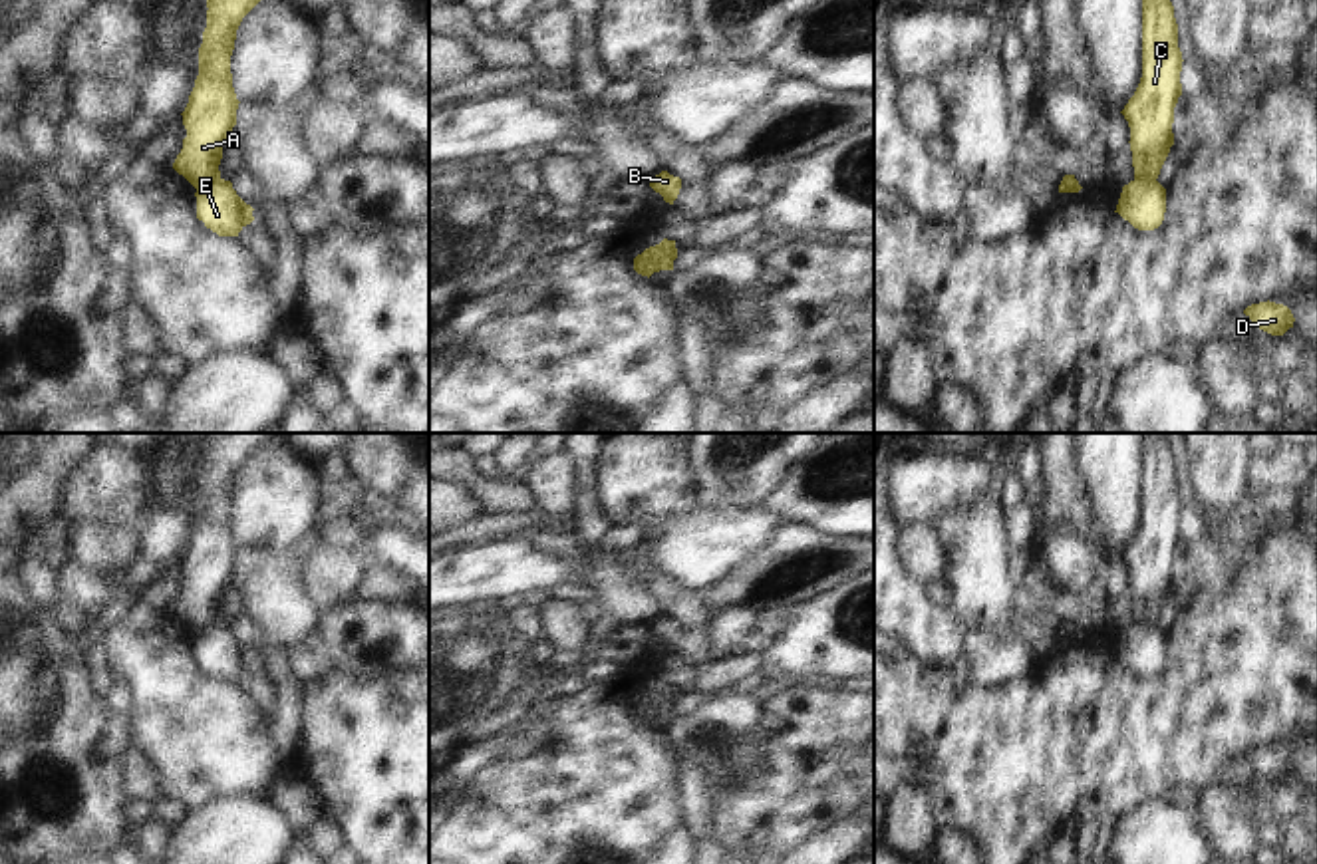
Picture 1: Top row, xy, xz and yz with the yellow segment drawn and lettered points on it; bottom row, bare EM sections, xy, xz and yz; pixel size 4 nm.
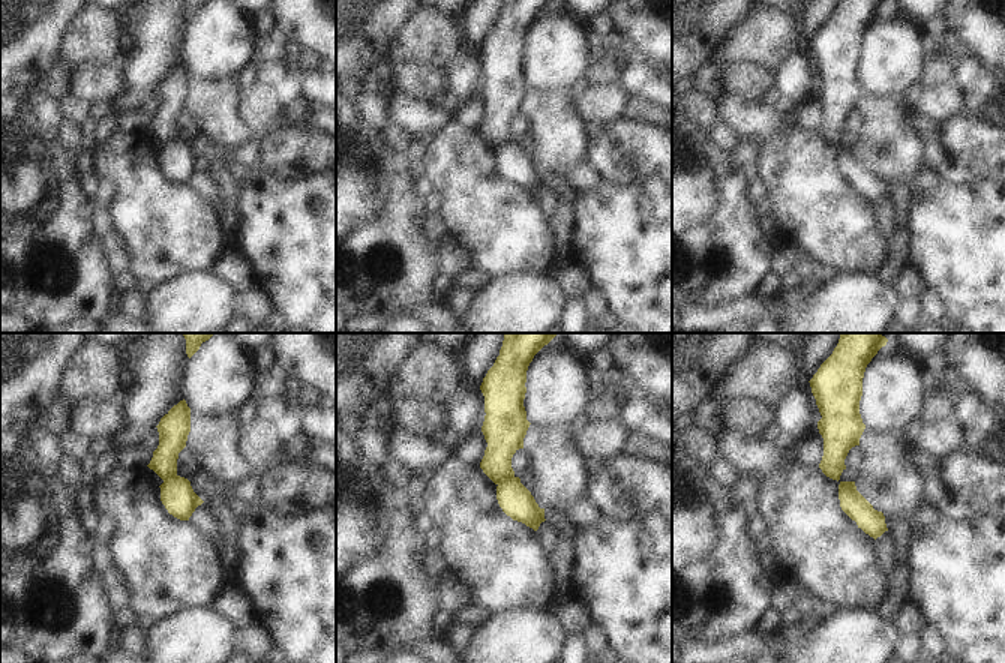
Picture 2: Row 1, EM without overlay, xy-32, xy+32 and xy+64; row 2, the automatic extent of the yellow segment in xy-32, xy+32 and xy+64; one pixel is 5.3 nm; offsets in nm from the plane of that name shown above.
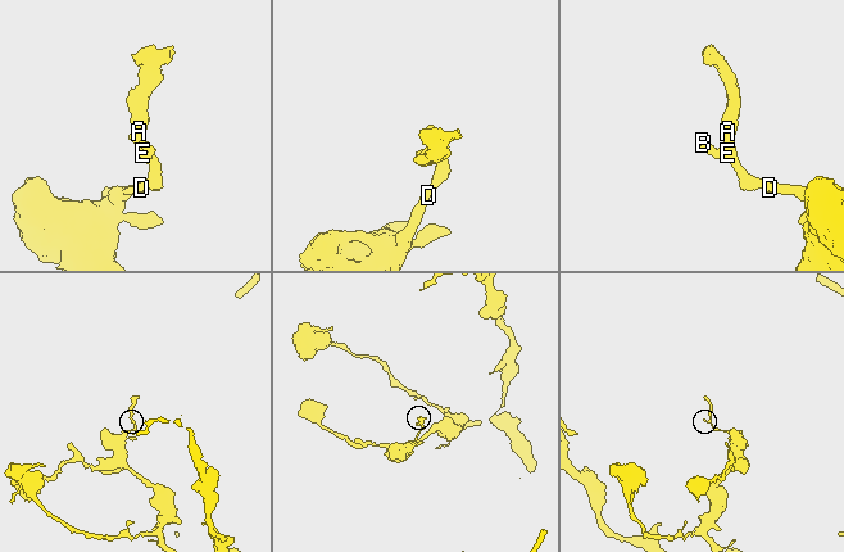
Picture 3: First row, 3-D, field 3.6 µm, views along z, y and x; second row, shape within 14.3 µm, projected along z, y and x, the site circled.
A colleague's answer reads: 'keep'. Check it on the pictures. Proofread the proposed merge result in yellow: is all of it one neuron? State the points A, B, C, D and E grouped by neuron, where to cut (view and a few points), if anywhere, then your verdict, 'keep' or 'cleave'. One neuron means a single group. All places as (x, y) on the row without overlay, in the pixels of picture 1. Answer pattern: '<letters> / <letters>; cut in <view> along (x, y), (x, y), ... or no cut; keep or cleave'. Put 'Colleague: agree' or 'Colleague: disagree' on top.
Colleague: disagree
A C / B D E; cut in xz along (650, 692), (656, 716); cleave

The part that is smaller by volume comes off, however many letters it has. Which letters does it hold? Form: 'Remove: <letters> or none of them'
Remove: A, C

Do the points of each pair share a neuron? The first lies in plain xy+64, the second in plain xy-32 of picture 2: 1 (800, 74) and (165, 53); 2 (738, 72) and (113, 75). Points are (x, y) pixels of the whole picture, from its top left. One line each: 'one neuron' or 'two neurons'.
1: one neuron
2: one neuron

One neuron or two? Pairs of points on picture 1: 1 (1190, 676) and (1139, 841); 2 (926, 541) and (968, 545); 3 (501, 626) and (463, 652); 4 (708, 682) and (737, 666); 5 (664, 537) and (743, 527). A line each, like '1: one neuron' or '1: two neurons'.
1: two neurons
2: two neurons
3: one neuron
4: one neuron
5: one neuron

